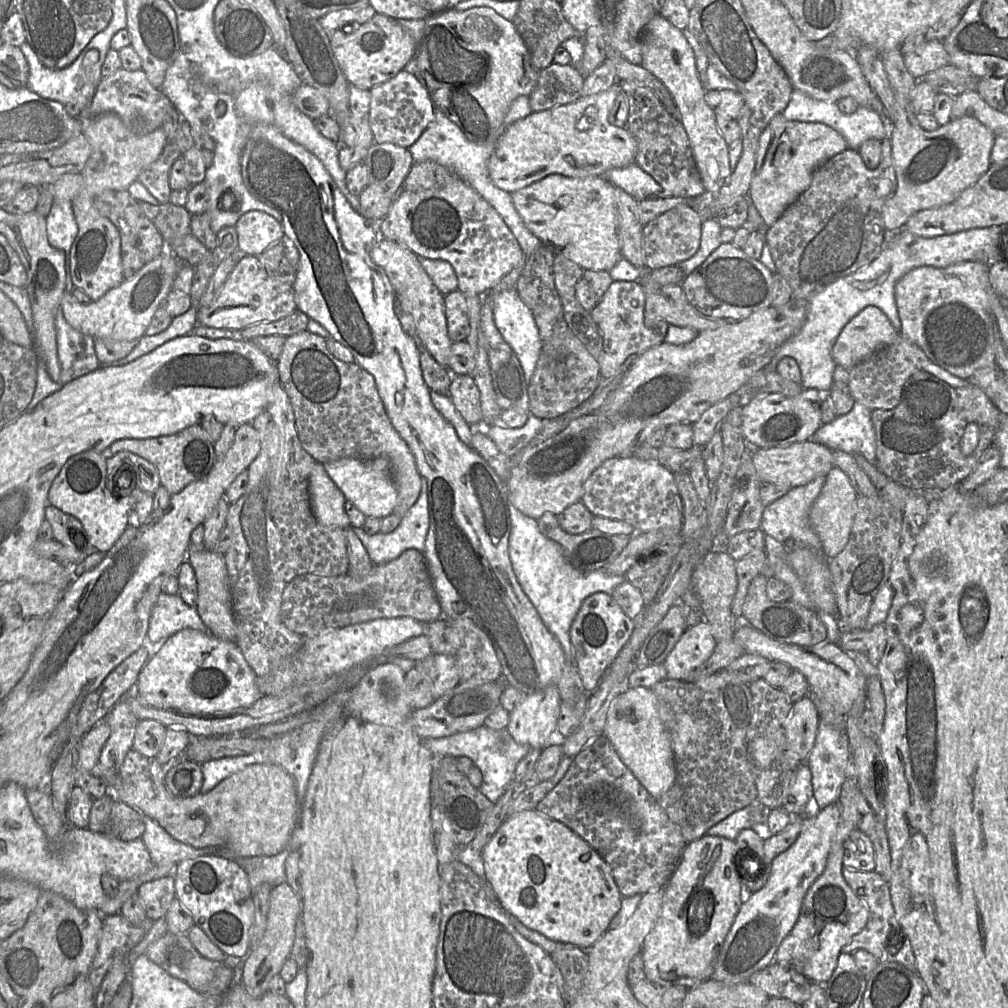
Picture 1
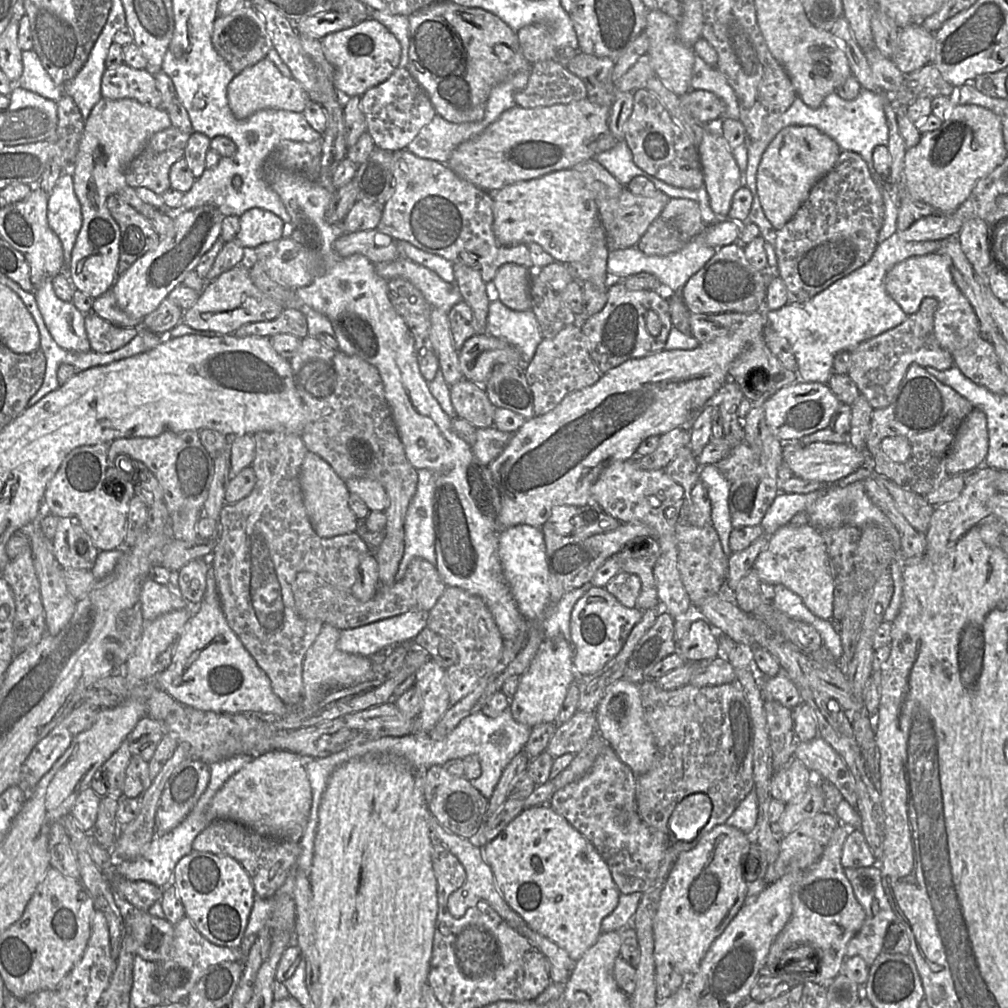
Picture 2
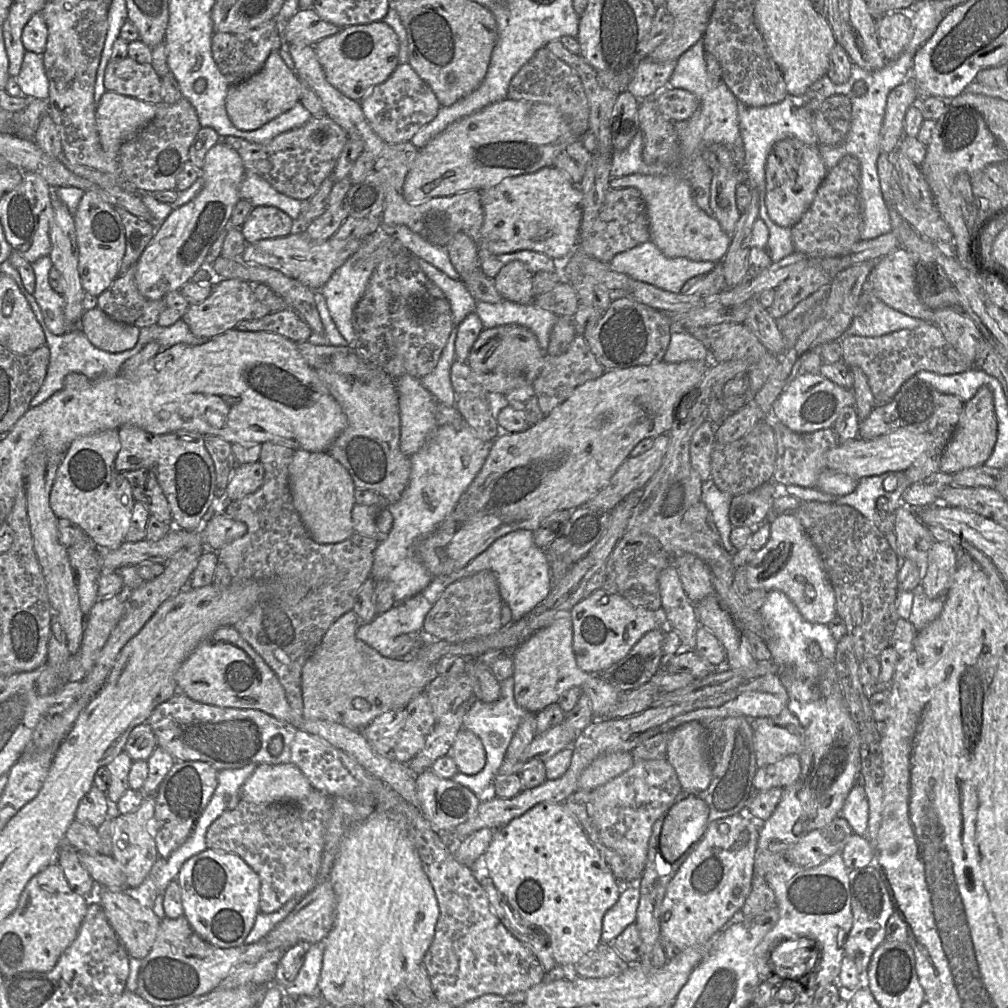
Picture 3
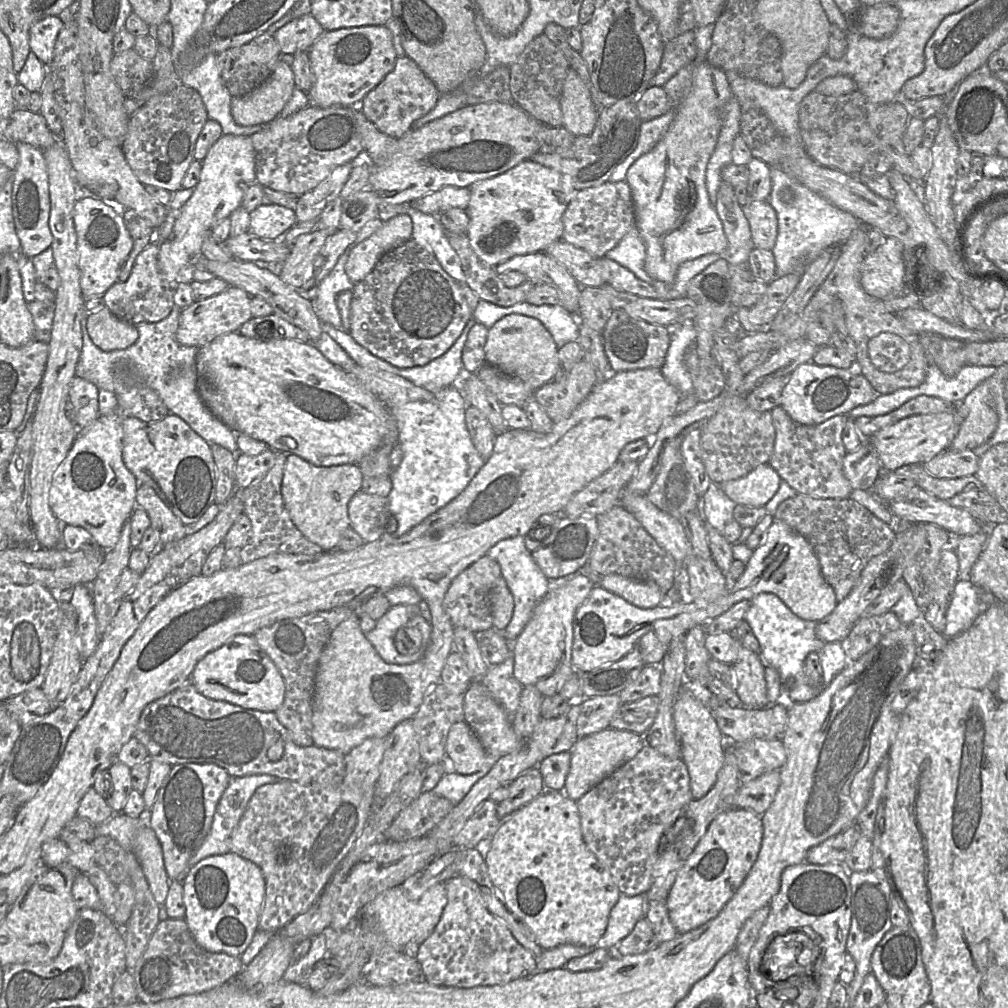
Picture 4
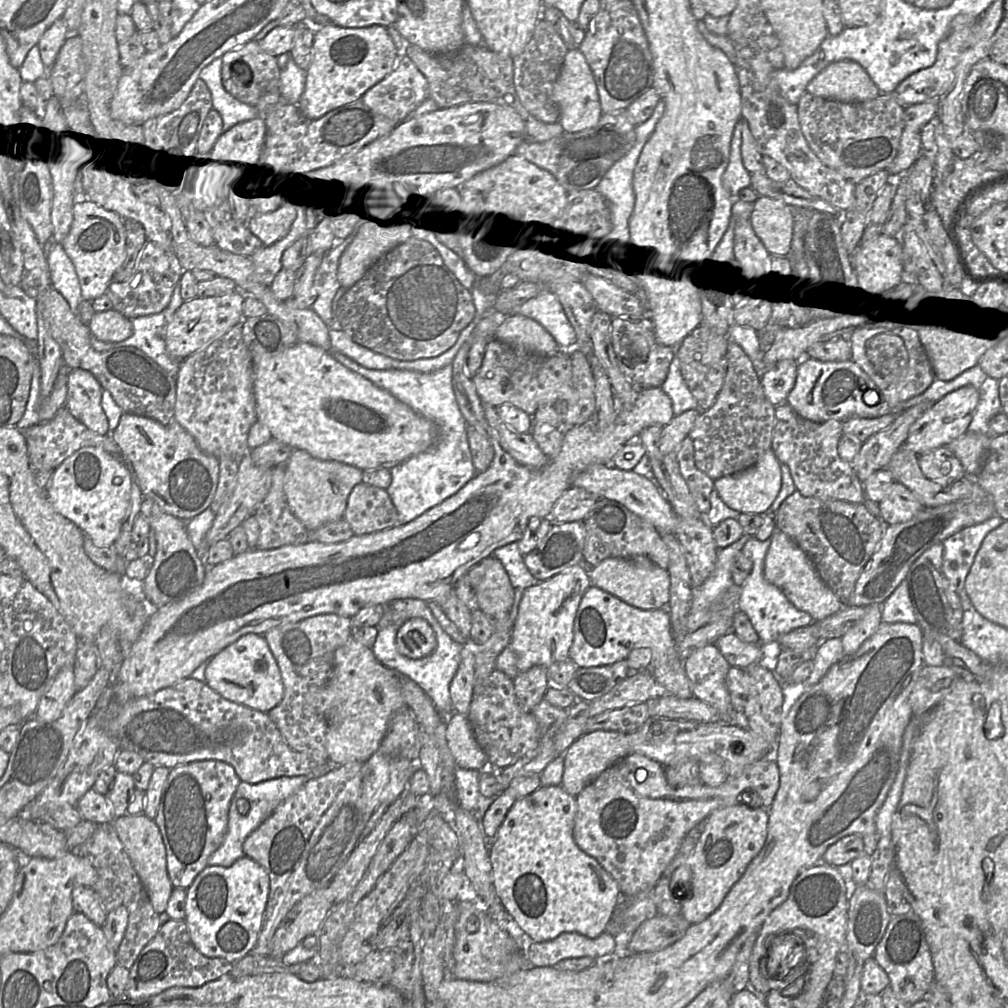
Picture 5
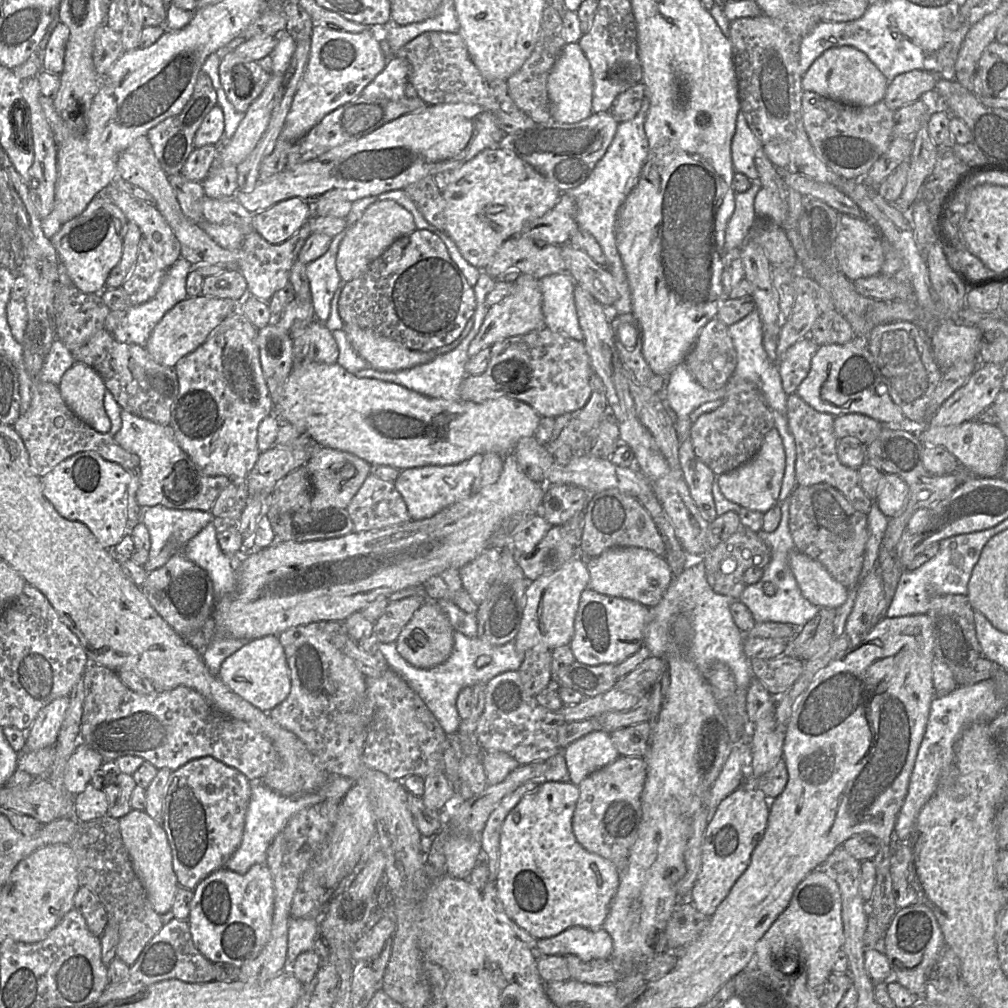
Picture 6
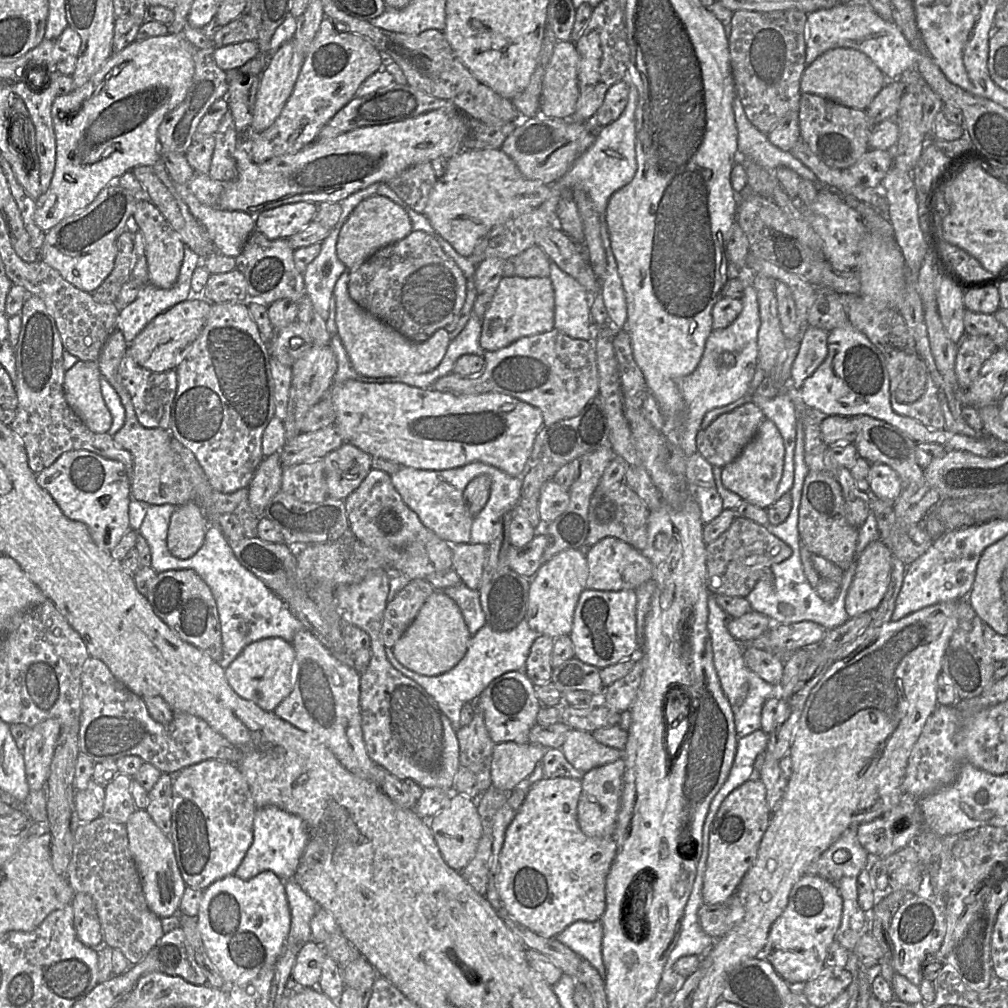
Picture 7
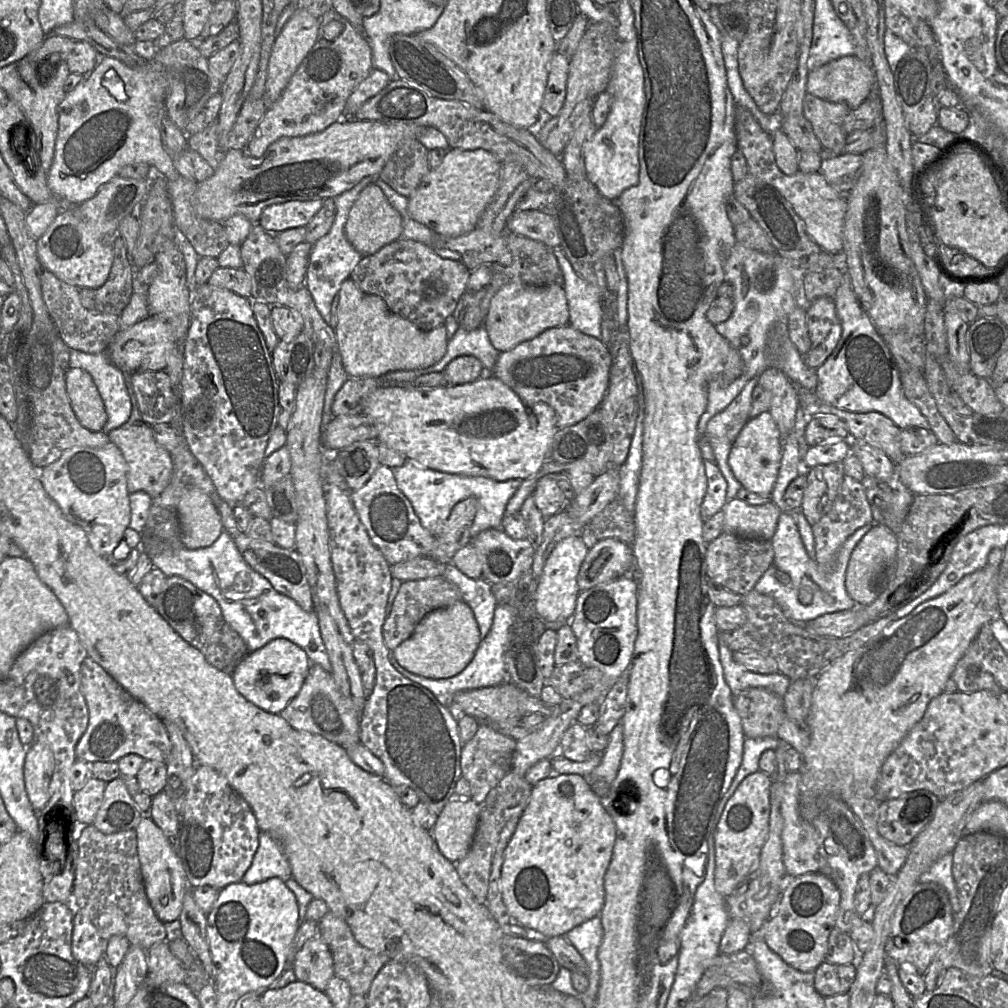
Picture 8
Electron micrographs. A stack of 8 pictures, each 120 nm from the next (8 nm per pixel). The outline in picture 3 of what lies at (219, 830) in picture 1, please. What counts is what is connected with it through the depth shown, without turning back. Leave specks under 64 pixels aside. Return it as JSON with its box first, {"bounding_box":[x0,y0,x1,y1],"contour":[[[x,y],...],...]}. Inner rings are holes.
{"bounding_box":[240,764,313,804],"contour":[[[258,764],[240,789],[241,800],[269,804],[300,802],[313,787],[294,764]]]}

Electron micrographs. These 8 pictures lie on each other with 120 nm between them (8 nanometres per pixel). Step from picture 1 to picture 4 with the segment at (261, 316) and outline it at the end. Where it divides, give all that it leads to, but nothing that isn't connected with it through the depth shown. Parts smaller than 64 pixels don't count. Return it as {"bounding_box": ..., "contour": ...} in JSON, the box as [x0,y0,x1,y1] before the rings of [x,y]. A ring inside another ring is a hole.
{"bounding_box":[176,285,253,348],"contour":[[[229,285],[219,294],[194,301],[180,312],[176,340],[183,346],[200,348],[221,335],[239,332],[240,326],[253,317],[250,300],[251,296],[243,289]]]}

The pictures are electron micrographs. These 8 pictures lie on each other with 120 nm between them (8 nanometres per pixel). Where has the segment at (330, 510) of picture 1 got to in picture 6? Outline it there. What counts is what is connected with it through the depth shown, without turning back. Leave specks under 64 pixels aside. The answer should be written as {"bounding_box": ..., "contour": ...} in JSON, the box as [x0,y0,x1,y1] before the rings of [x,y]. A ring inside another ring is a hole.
{"bounding_box":[305,445,370,510],"contour":[[[316,445],[310,459],[305,464],[311,484],[311,510],[327,508],[347,508],[352,498],[370,474],[370,464],[349,452]]]}

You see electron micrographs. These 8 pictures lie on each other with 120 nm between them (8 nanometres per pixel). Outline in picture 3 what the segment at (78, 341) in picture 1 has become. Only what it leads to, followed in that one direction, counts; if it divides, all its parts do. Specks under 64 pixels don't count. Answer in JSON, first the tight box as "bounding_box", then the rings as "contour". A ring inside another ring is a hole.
{"bounding_box":[31,255,76,335],"contour":[[[49,255],[39,258],[31,266],[35,275],[34,299],[38,304],[45,325],[54,335],[62,335],[76,325],[70,325],[64,315],[65,299],[56,293],[49,284],[49,272],[53,267]]]}

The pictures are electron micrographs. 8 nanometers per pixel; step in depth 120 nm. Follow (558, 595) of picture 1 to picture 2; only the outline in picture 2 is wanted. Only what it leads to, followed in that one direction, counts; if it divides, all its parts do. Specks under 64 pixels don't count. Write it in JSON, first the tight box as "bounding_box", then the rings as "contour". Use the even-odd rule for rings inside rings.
{"bounding_box":[499,524,594,643],"contour":[[[519,524],[503,529],[499,536],[499,556],[504,577],[518,610],[526,621],[539,623],[545,632],[546,640],[562,637],[571,643],[570,621],[573,607],[594,586],[590,582],[585,583],[581,587],[565,593],[557,603],[553,603],[546,544],[543,530],[539,527]]]}

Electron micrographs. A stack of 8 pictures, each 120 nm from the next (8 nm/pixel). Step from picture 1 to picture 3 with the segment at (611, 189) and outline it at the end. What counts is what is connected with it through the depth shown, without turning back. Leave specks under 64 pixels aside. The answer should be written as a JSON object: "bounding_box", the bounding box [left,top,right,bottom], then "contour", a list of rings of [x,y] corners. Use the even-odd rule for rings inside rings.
{"bounding_box":[479,166,583,262],"contour":[[[556,166],[543,167],[536,172],[529,174],[507,177],[499,182],[497,185],[479,191],[481,191],[482,206],[484,210],[484,220],[481,227],[479,240],[479,248],[481,251],[486,251],[494,255],[500,255],[516,252],[519,250],[532,250],[543,253],[553,260],[558,260],[562,262],[578,246],[580,225],[583,217],[583,193],[580,189],[580,185],[575,184],[568,174],[559,170]]]}

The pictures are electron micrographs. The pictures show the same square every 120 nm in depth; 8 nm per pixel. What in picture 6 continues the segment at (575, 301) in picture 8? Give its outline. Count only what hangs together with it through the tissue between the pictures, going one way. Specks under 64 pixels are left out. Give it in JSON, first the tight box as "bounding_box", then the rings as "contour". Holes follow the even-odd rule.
{"bounding_box":[539,273,583,341],"contour":[[[568,273],[545,276],[539,280],[545,327],[564,337],[583,341],[574,301],[575,282]]]}

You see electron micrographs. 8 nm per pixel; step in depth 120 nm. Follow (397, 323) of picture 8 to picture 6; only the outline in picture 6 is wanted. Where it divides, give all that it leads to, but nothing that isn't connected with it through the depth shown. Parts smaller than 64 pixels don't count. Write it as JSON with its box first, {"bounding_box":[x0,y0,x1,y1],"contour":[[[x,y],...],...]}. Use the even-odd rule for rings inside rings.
{"bounding_box":[343,324,435,371],"contour":[[[345,324],[343,330],[356,353],[366,360],[370,367],[380,371],[399,371],[426,364],[435,358],[434,352],[414,351],[399,342],[381,336],[373,331],[362,329],[354,324]]]}

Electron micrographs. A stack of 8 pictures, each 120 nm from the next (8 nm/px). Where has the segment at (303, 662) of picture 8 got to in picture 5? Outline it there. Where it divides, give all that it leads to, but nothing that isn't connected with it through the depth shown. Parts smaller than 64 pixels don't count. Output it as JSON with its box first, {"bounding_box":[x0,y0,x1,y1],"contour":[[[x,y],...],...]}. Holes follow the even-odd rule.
{"bounding_box":[205,635,284,712],"contour":[[[263,635],[241,636],[213,656],[205,669],[205,682],[224,698],[261,712],[269,712],[284,697],[281,672]]]}

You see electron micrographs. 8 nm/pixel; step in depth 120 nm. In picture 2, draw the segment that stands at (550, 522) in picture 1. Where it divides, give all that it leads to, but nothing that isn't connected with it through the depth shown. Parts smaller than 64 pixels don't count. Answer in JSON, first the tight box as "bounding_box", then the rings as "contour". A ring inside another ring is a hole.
{"bounding_box":[542,521,657,603],"contour":[[[631,521],[621,523],[618,528],[588,538],[574,535],[561,536],[555,533],[550,525],[542,527],[546,544],[547,562],[551,574],[551,598],[557,603],[561,597],[585,583],[591,581],[598,568],[611,556],[621,551],[630,540],[638,536],[650,536],[657,539],[656,530],[648,524]]]}

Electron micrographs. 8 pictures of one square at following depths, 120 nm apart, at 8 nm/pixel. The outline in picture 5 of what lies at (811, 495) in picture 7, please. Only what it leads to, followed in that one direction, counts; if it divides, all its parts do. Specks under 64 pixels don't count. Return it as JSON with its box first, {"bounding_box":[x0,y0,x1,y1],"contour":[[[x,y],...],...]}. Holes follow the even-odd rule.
{"bounding_box":[776,489,884,605],"contour":[[[797,489],[776,512],[776,527],[793,539],[809,556],[819,577],[843,605],[884,535],[882,517],[874,516],[864,503],[803,496]]]}

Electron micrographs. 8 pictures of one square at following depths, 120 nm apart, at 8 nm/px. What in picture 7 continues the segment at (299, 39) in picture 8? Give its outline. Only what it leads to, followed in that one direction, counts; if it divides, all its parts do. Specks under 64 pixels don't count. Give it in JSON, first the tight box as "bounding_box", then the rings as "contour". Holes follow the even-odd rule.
{"bounding_box":[250,41,306,133],"contour":[[[295,41],[284,43],[275,53],[270,55],[268,63],[260,75],[260,85],[256,94],[253,119],[250,125],[252,133],[260,133],[269,128],[279,117],[289,99],[306,55],[298,50]]]}

